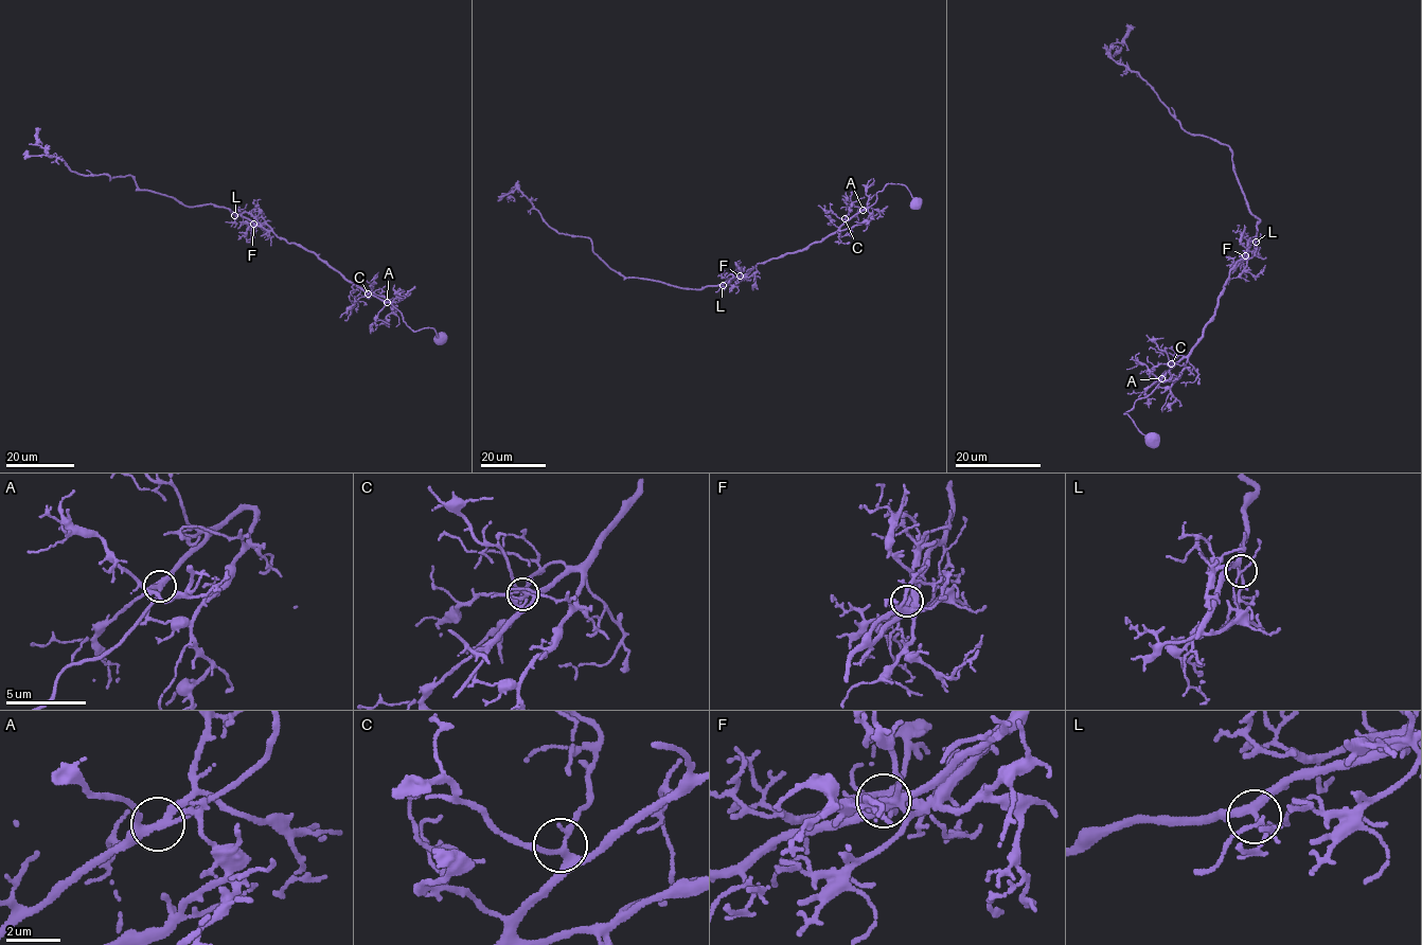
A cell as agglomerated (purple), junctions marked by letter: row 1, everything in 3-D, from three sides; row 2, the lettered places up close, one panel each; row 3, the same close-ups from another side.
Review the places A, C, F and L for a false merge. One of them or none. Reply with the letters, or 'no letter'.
no letter

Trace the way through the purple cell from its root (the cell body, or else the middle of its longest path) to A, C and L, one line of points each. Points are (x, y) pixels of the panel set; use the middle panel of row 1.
A: (917, 204), (905, 185), (889, 183), (876, 193), (875, 201), (863, 210)
C: (917, 204), (905, 185), (889, 183), (876, 193), (875, 201), (845, 218)
L: (917, 204), (905, 185), (887, 183), (876, 193), (875, 201), (834, 232), (796, 252), (760, 263), (723, 285)

